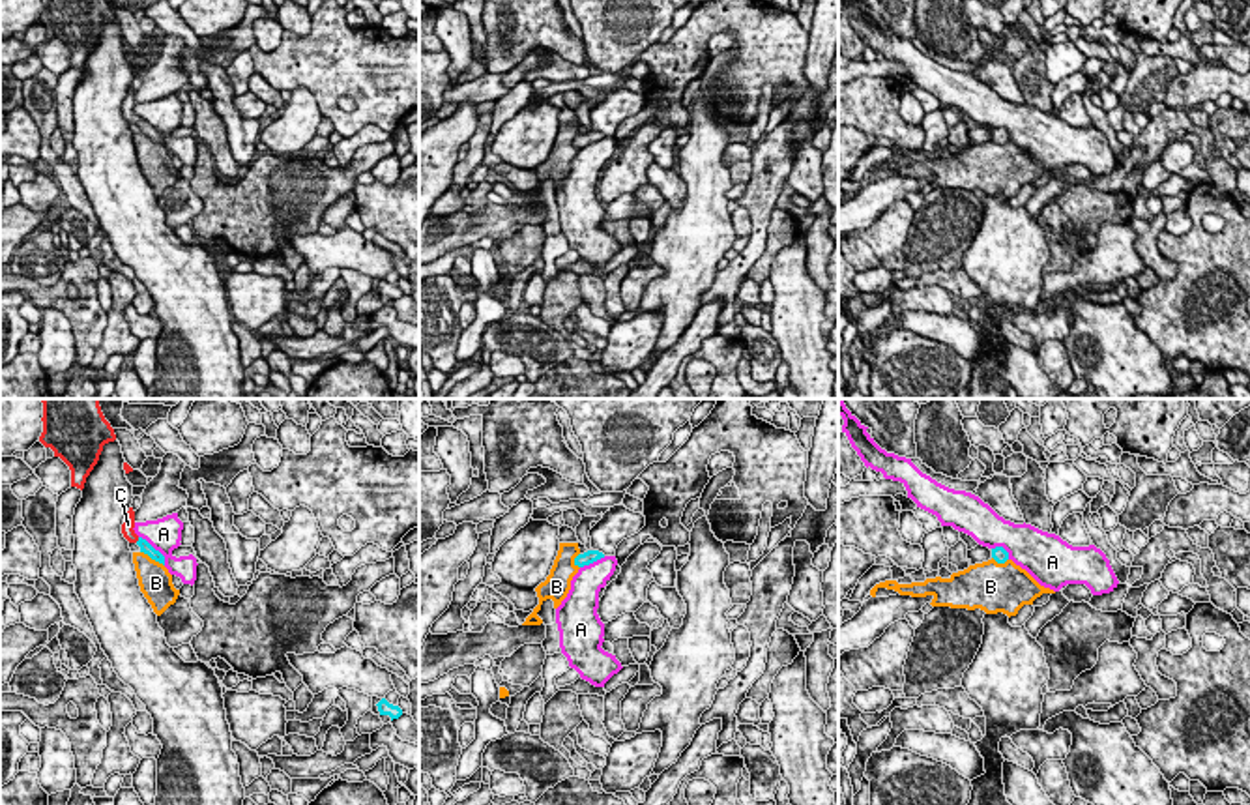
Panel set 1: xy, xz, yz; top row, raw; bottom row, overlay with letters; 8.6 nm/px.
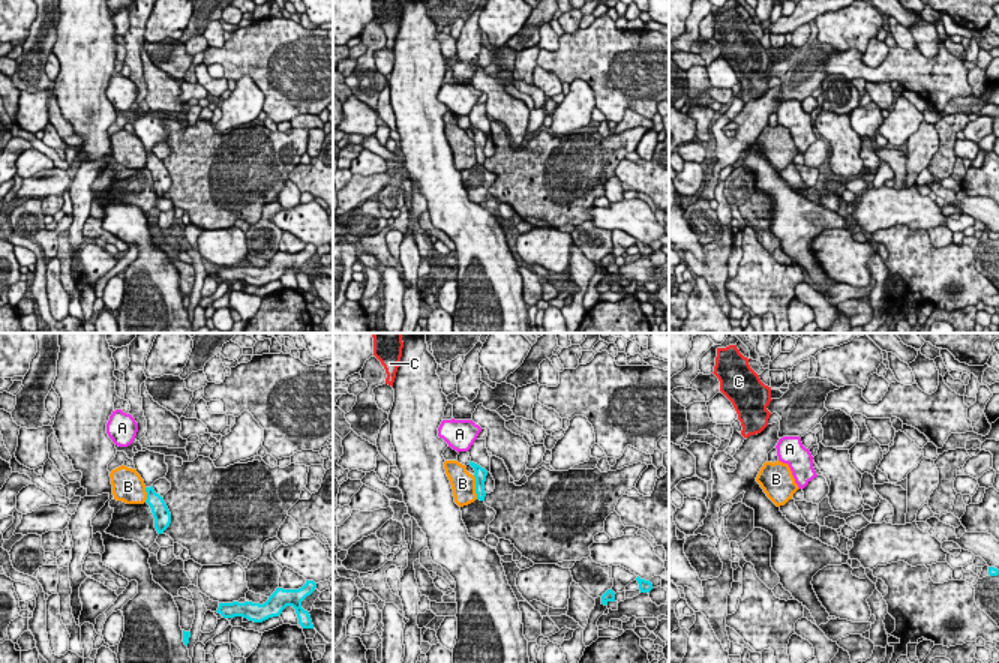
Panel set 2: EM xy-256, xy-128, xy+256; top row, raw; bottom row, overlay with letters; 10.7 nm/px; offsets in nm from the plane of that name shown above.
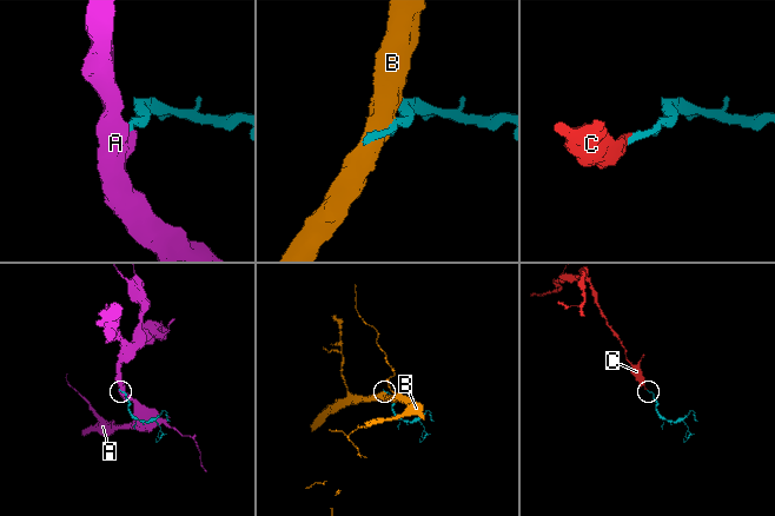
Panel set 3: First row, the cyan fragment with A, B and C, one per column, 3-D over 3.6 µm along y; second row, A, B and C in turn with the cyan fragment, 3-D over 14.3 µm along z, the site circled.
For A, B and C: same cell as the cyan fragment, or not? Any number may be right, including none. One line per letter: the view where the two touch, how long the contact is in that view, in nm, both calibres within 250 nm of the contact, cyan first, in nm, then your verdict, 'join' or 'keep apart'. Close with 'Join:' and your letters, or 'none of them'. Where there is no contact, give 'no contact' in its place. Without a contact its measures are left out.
A: xy | 340 nm | 100/280 nm | keep apart
B: xy | 240 nm | 100/280 nm | keep apart
C: xy | 60 nm | 100/100 nm | join
Join: C

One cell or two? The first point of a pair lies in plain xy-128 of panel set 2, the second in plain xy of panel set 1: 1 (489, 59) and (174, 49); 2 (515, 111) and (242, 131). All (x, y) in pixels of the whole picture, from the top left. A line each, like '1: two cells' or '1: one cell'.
1: one cell
2: two cells

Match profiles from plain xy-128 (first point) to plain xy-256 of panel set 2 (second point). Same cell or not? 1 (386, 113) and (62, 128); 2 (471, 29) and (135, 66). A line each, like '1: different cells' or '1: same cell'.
1: same cell
2: same cell

